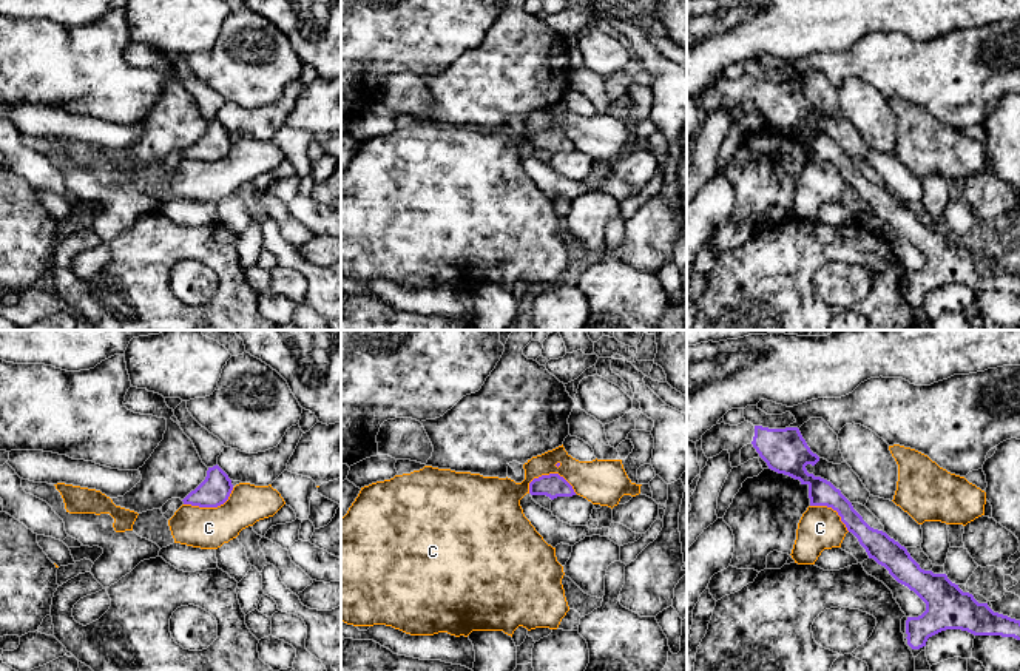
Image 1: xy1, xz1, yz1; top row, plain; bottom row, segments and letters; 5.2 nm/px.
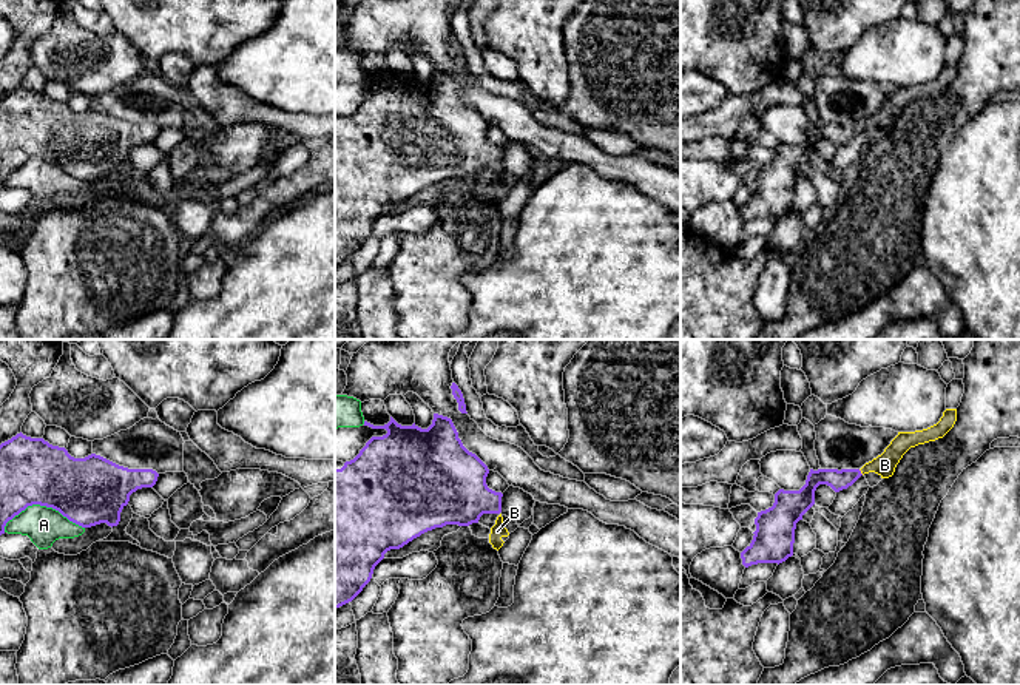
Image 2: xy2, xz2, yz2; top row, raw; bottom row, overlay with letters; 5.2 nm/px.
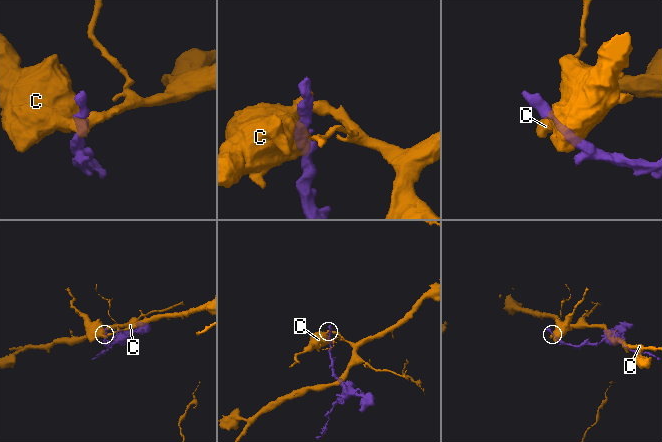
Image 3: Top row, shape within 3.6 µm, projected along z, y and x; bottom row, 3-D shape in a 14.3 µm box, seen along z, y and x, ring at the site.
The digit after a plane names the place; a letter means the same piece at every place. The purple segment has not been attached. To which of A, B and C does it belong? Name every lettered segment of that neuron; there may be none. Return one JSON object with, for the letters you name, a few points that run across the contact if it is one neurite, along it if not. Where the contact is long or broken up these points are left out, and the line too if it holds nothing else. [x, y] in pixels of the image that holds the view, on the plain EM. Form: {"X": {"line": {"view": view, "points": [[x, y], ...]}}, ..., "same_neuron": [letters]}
{"B": {"line": {"view": "yz2", "points": [[838, 134], [860, 127], [869, 121], [884, 119]]}}, "same_neuron": ["B"]}

